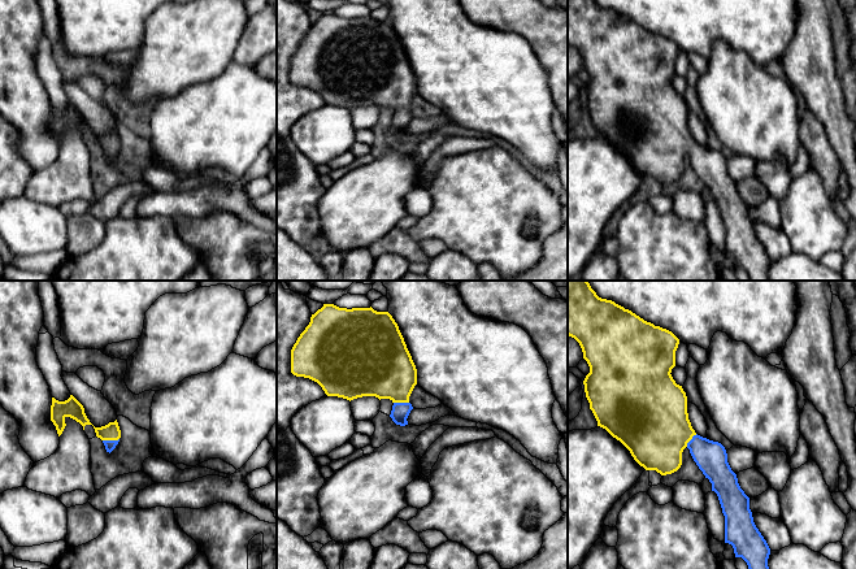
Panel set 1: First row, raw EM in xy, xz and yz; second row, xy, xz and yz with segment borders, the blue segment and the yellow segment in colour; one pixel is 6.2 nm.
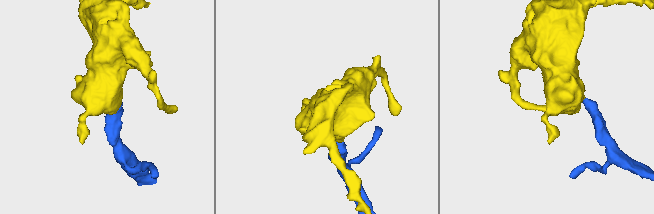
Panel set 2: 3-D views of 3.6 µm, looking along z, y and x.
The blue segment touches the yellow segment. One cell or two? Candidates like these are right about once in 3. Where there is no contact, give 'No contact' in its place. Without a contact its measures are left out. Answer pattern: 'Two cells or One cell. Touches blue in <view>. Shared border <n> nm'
One cell. Touches blue in xy. Shared border 110 nm

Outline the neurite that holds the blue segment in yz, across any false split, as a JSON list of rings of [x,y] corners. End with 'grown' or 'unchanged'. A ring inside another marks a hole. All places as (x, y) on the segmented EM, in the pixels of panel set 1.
[[[568,281],[568,335],[579,343],[583,359],[590,366],[583,385],[598,426],[620,440],[640,466],[661,475],[681,468],[682,452],[687,447],[699,469],[712,483],[712,491],[718,496],[725,516],[725,543],[733,546],[735,557],[742,557],[748,569],[769,569],[770,548],[753,522],[749,498],[740,488],[736,474],[727,462],[725,447],[695,433],[688,420],[686,392],[670,374],[675,366],[679,339],[672,331],[644,321],[614,301],[599,297],[587,281]]] | grown

